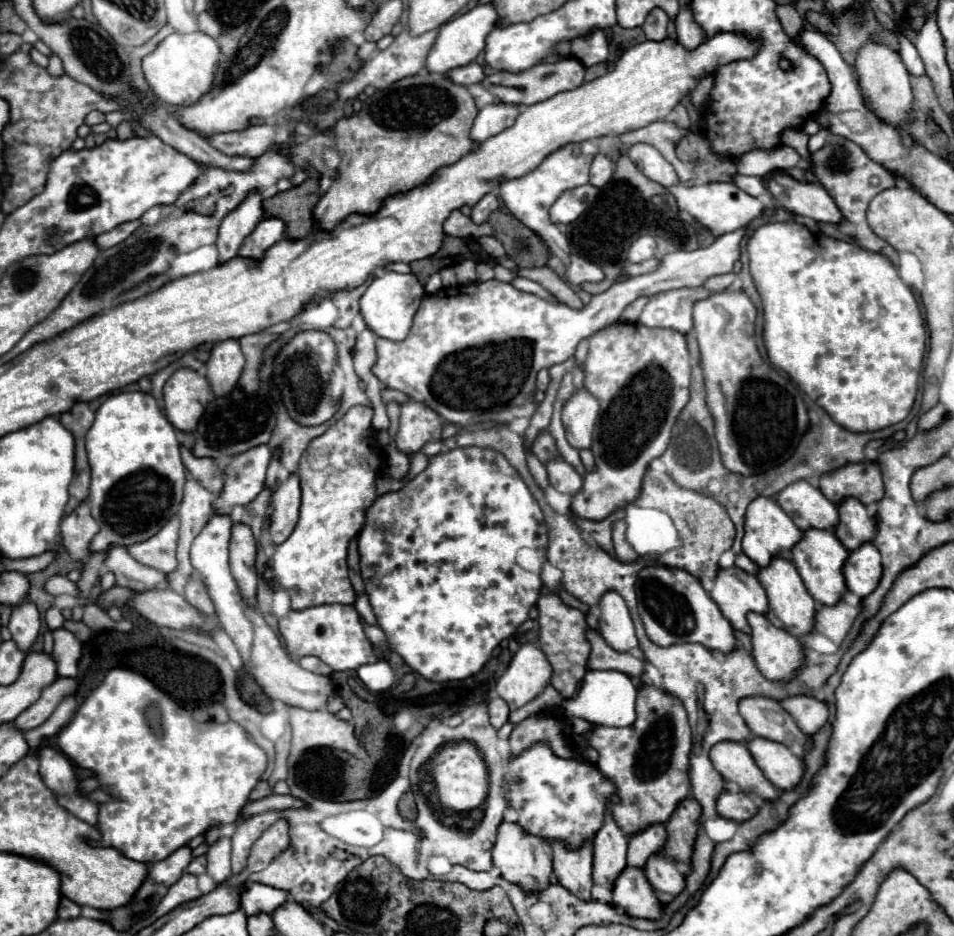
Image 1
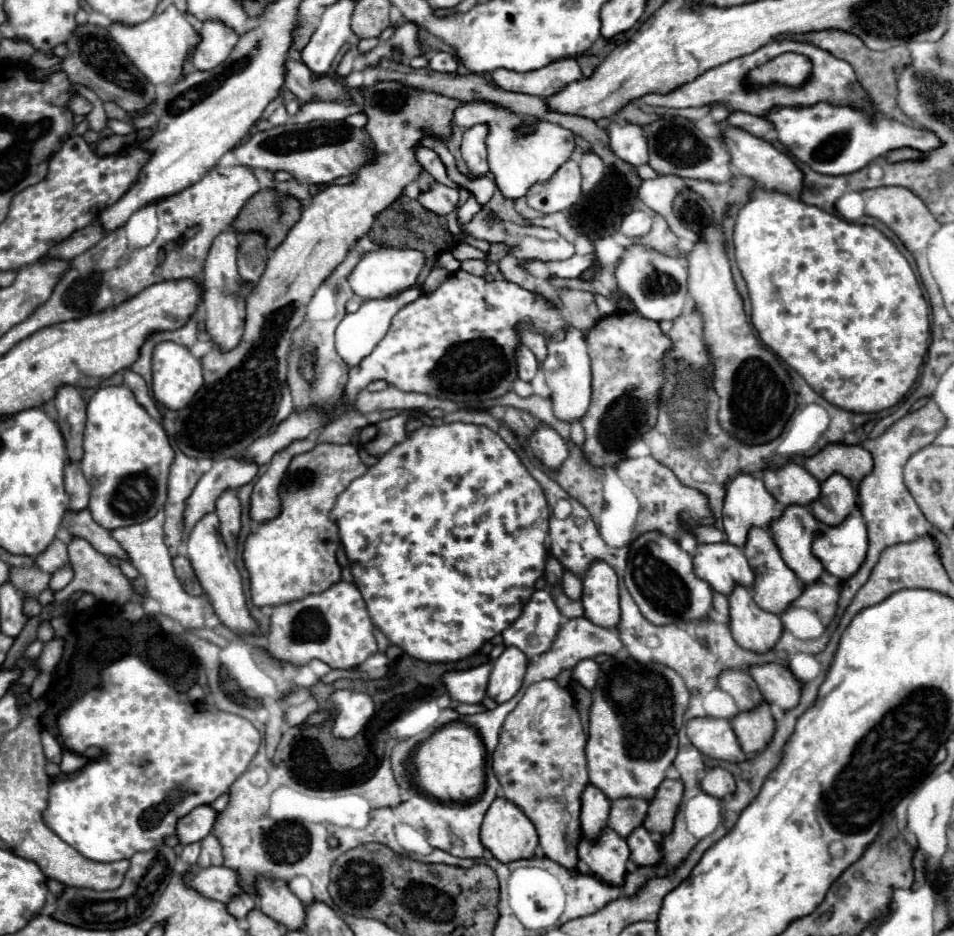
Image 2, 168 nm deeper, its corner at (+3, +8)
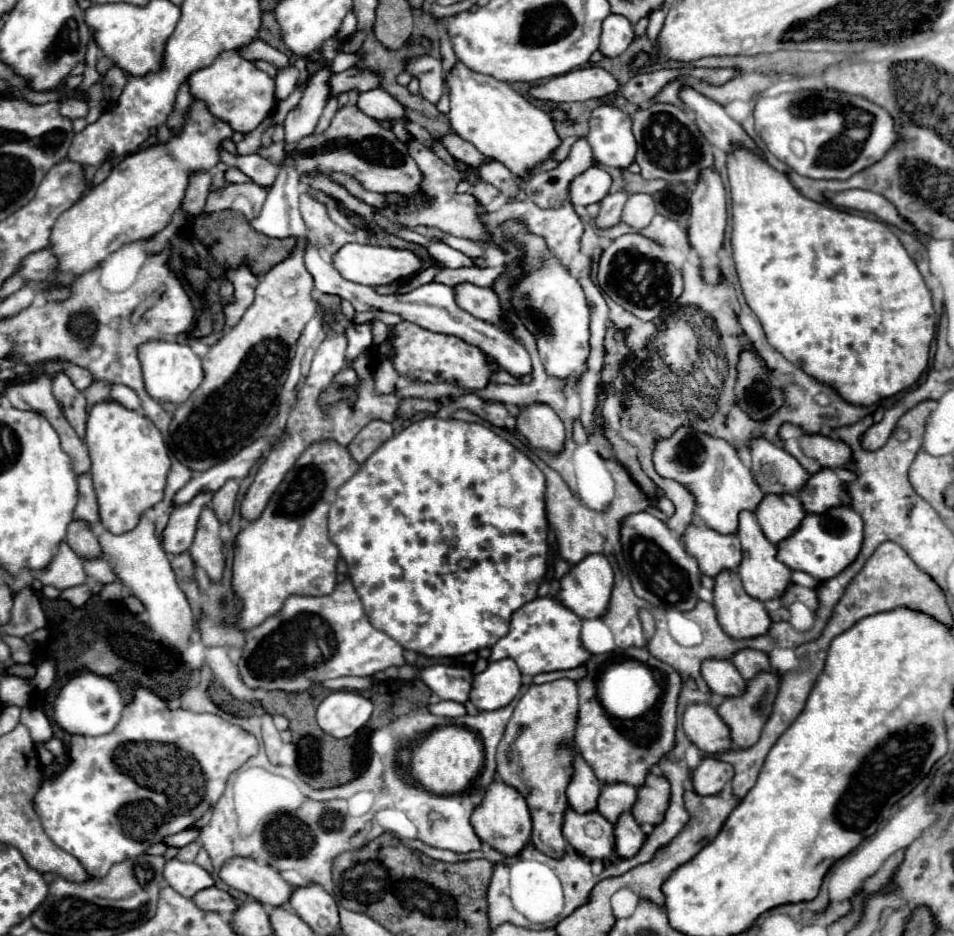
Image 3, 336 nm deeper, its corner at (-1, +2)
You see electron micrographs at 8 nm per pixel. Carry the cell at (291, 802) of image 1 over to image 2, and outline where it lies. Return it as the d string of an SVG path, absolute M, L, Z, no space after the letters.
M210 805L196 807L192 813L188 813L186 817L182 817L178 821L178 825L176 825L178 841L182 845L202 841L212 831L214 819L216 819L216 811Z

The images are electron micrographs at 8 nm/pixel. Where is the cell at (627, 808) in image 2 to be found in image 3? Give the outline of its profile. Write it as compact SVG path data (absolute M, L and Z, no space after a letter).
M616 783L608 785L602 789L600 799L598 799L598 813L608 819L612 825L618 823L620 815L630 811L634 803L638 801L638 791L632 785L626 783Z

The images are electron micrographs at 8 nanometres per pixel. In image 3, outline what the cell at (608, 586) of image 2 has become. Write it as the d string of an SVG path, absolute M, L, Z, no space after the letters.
M588 555L578 565L574 565L570 573L562 577L560 583L562 583L562 589L556 595L556 599L562 605L570 607L580 619L600 619L608 613L610 595L614 589L614 569L604 555Z

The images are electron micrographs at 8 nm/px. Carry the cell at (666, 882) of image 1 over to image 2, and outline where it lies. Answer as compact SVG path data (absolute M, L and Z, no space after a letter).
M638 827L626 837L628 849L630 849L630 859L636 865L654 865L660 861L660 851L658 845L652 841L650 833L644 827Z

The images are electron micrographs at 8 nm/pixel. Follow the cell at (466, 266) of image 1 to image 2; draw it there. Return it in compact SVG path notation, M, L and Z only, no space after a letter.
M468 259L468 261L464 261L462 265L460 265L464 271L468 271L468 273L472 273L472 275L478 275L478 277L484 277L484 275L496 275L498 273L498 267L492 263L492 265L488 265L486 261L480 261L480 259Z

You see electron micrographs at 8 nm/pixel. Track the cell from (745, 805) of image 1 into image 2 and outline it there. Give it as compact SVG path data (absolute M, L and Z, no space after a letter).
M722 767L706 769L704 777L700 779L700 787L702 787L704 793L708 793L708 795L712 795L716 799L722 799L724 795L736 791L736 783L734 783L732 773L722 769Z

